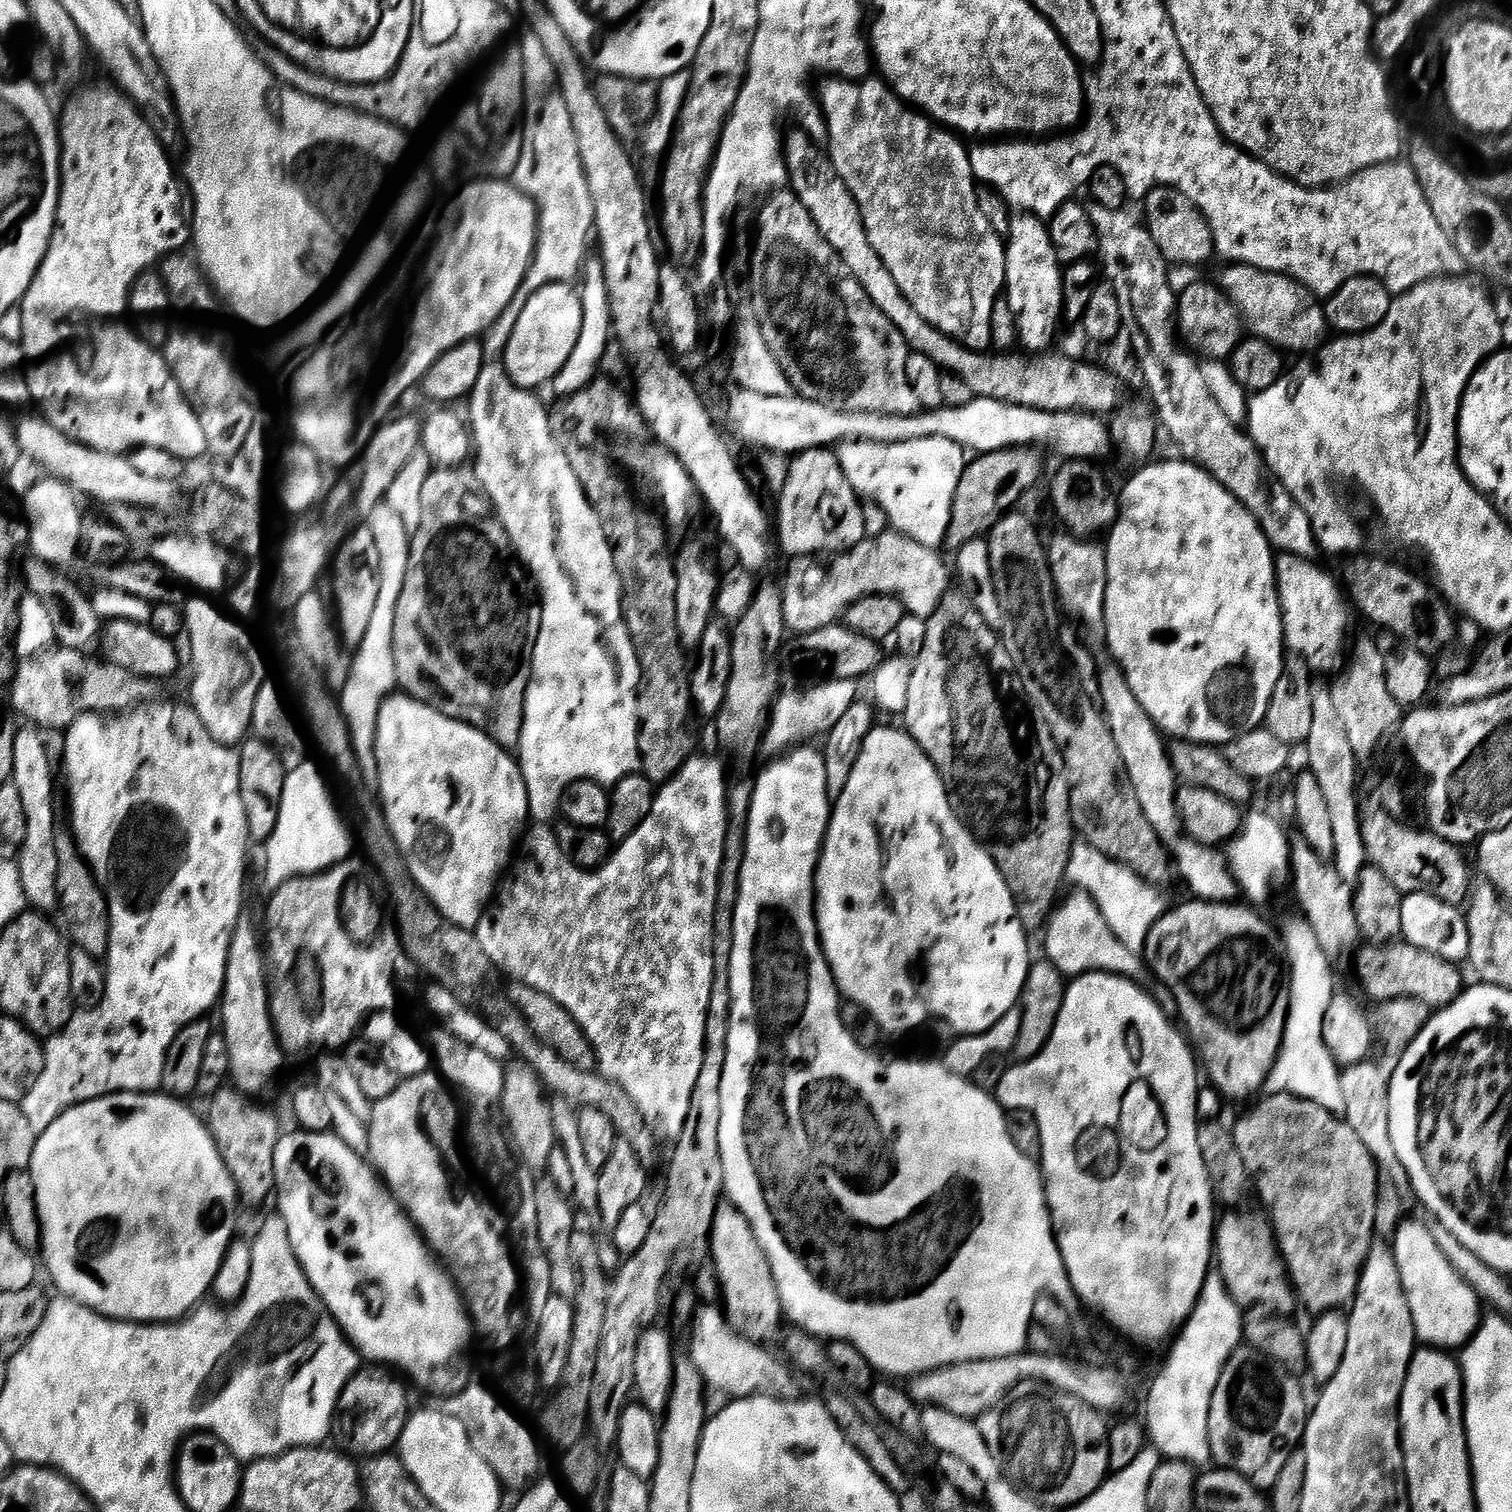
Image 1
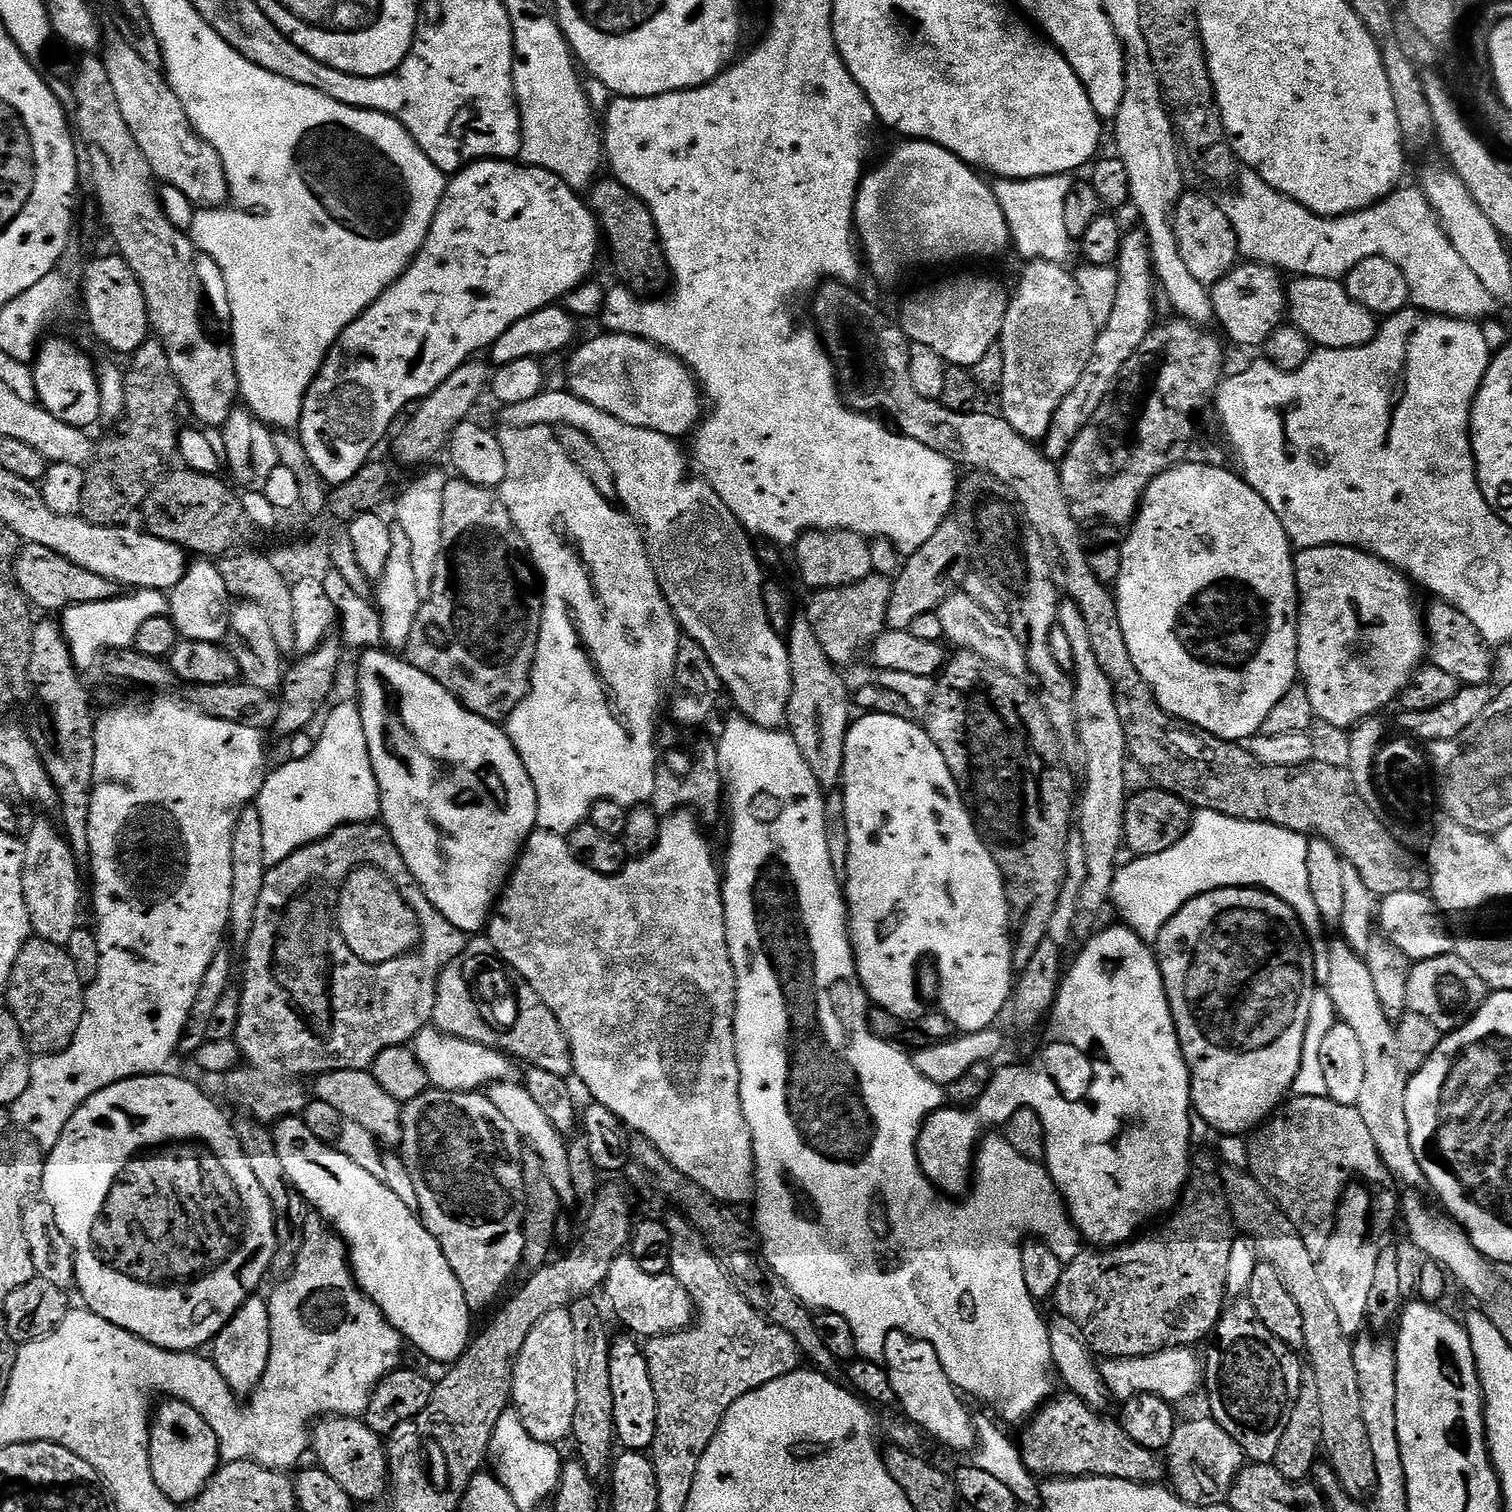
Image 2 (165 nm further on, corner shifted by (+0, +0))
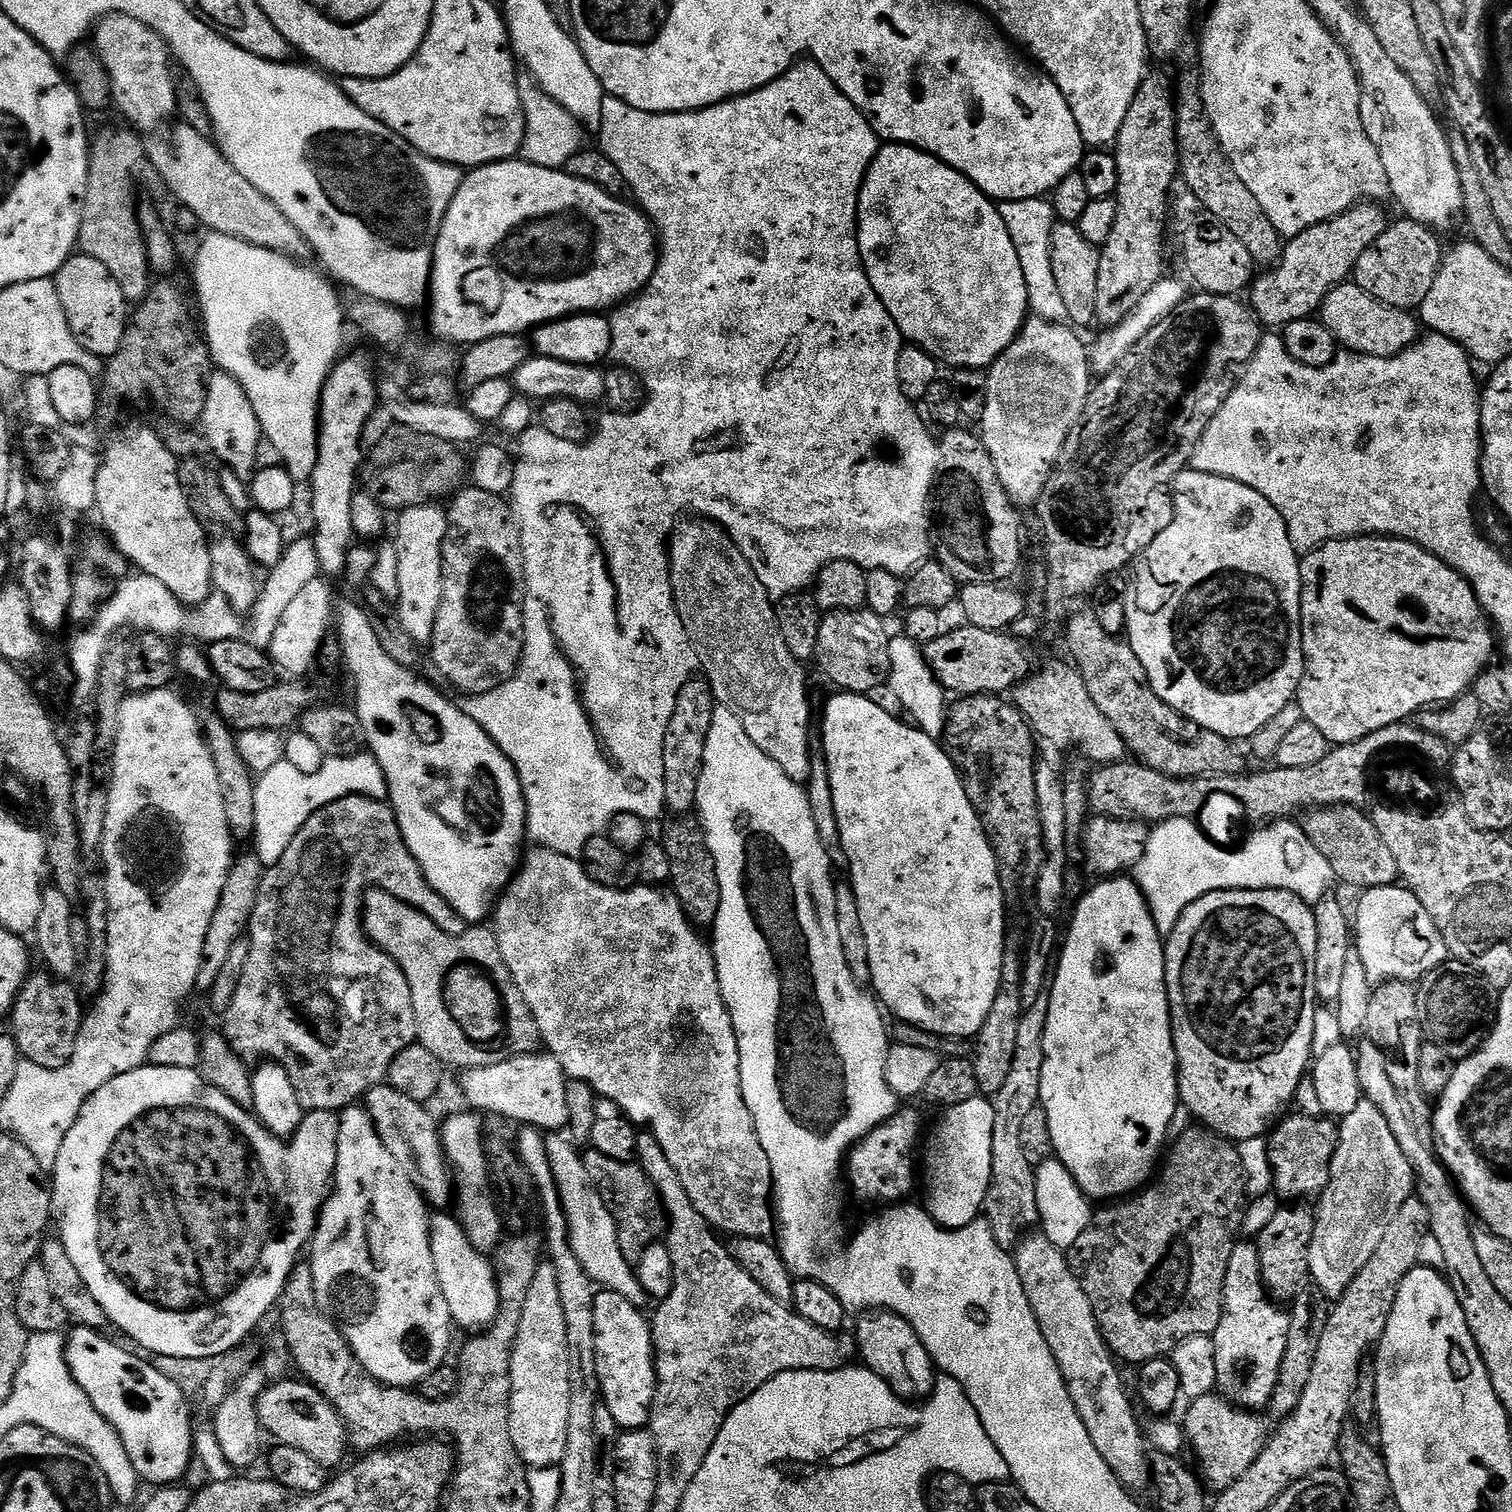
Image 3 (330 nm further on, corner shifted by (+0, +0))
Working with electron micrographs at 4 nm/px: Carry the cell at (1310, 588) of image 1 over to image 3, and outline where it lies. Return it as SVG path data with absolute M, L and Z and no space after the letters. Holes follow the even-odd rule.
M1351 536L1349 540L1331 540L1301 559L1300 577L1302 578L1300 625L1304 647L1304 676L1300 679L1295 703L1302 706L1304 719L1318 726L1320 733L1328 739L1329 745L1358 742L1358 738L1366 738L1366 734L1374 734L1374 730L1405 723L1421 710L1443 706L1450 700L1457 700L1475 685L1476 679L1493 663L1492 655L1498 652L1498 637L1494 625L1480 607L1480 602L1466 577L1458 574L1458 570L1454 570L1446 562L1442 562L1442 558L1422 550L1422 546L1409 540L1397 540L1394 536Z

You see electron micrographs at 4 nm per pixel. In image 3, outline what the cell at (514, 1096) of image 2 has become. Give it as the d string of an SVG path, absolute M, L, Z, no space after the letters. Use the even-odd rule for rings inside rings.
M552 1134L545 1139L544 1149L548 1151L550 1170L558 1186L562 1210L566 1214L568 1241L574 1254L578 1254L578 1262L582 1262L582 1270L586 1270L593 1285L599 1286L603 1291L622 1294L622 1298L630 1303L643 1305L646 1297L636 1277L636 1271L622 1254L622 1246L618 1246L618 1230L614 1218L606 1202L602 1202L602 1194L598 1194L598 1186L594 1186L594 1181L590 1179L584 1157L578 1151L577 1145L563 1135Z

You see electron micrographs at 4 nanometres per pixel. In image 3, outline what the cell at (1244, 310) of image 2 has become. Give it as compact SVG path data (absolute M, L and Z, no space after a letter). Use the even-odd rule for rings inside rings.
M1361 202L1355 204L1350 210L1346 210L1342 215L1335 216L1332 220L1322 222L1318 226L1310 226L1302 234L1291 237L1284 245L1284 254L1279 264L1271 270L1265 271L1264 276L1257 275L1250 285L1252 300L1250 307L1256 313L1256 319L1261 325L1270 327L1272 330L1283 329L1285 324L1298 322L1315 317L1324 306L1324 299L1339 284L1345 283L1355 273L1358 258L1378 242L1381 234L1388 229L1390 217L1380 209L1381 205L1376 202Z

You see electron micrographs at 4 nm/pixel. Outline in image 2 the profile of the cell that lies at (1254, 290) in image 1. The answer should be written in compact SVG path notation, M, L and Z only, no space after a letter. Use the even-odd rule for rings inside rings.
M1301 276L1293 279L1286 288L1286 316L1291 327L1297 328L1316 348L1360 348L1369 344L1378 331L1378 317L1376 313L1366 310L1354 298L1350 298L1347 287L1340 280L1330 278L1310 278Z

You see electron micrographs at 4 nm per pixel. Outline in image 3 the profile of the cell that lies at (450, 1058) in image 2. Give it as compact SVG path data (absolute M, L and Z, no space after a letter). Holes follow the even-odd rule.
M533 1054L531 1056L515 1056L506 1062L498 1062L494 1066L469 1068L463 1073L460 1088L477 1113L493 1112L496 1116L505 1116L508 1120L517 1120L517 1125L539 1128L545 1134L556 1134L567 1129L570 1110L566 1106L566 1088L568 1077L564 1075L558 1058L551 1054Z

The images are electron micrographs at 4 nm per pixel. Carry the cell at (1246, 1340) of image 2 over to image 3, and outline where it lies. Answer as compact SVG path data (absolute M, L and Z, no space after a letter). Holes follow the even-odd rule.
M1237 1242L1226 1270L1222 1318L1211 1335L1218 1369L1216 1392L1225 1400L1245 1410L1264 1410L1260 1408L1267 1409L1271 1405L1278 1386L1278 1370L1282 1370L1282 1354L1286 1354L1288 1317L1289 1313L1270 1299L1264 1287L1255 1243Z

